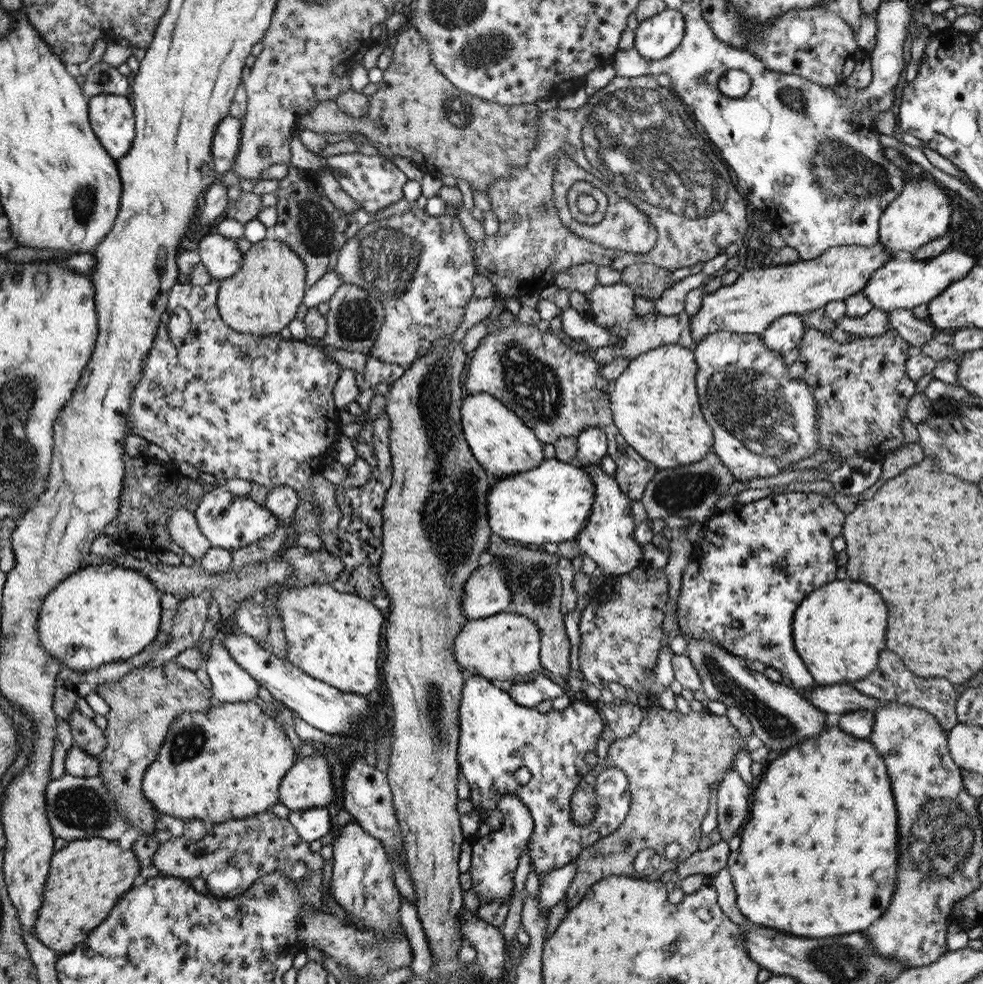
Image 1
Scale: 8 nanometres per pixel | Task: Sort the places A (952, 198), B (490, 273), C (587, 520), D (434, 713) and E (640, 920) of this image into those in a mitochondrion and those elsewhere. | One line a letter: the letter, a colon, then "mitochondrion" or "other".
A: other
B: other
C: other
D: mitochondrion
E: other

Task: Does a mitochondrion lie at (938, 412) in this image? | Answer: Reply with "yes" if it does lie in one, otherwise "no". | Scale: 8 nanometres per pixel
no

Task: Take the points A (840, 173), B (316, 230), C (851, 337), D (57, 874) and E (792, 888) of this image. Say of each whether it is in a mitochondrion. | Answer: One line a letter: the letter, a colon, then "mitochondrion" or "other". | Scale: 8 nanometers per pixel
A: mitochondrion
B: mitochondrion
C: other
D: other
E: other

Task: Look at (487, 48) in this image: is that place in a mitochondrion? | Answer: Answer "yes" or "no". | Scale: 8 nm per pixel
yes

